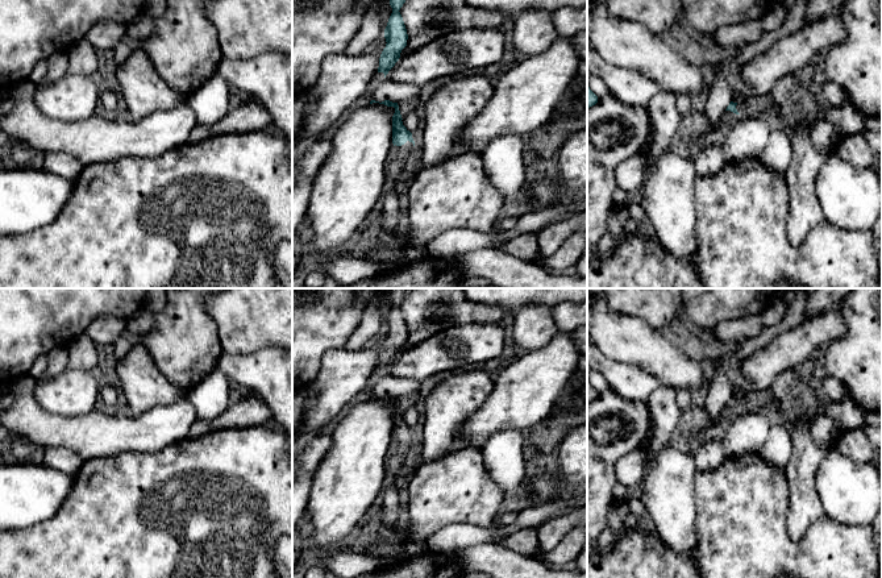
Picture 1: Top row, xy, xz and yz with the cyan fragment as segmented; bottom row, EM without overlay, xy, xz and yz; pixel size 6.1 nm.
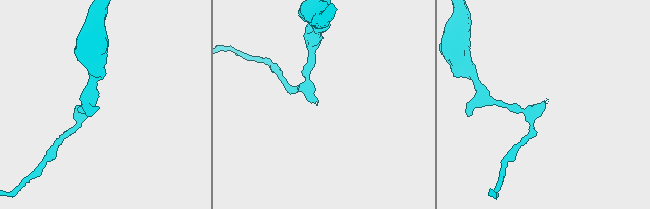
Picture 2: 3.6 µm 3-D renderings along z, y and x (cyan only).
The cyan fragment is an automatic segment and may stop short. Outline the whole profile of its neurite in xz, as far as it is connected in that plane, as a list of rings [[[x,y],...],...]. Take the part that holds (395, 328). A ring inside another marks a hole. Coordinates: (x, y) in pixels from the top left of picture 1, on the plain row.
[[[391,288],[390,291],[392,308],[384,324],[384,333],[387,338],[380,349],[378,362],[378,367],[383,367],[384,373],[399,355],[402,345],[407,341],[408,329],[399,305],[409,290],[411,288]]]

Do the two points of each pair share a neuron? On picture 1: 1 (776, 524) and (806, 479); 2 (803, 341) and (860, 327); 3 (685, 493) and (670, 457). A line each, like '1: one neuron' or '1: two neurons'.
1: two neurons
2: two neurons
3: one neuron

